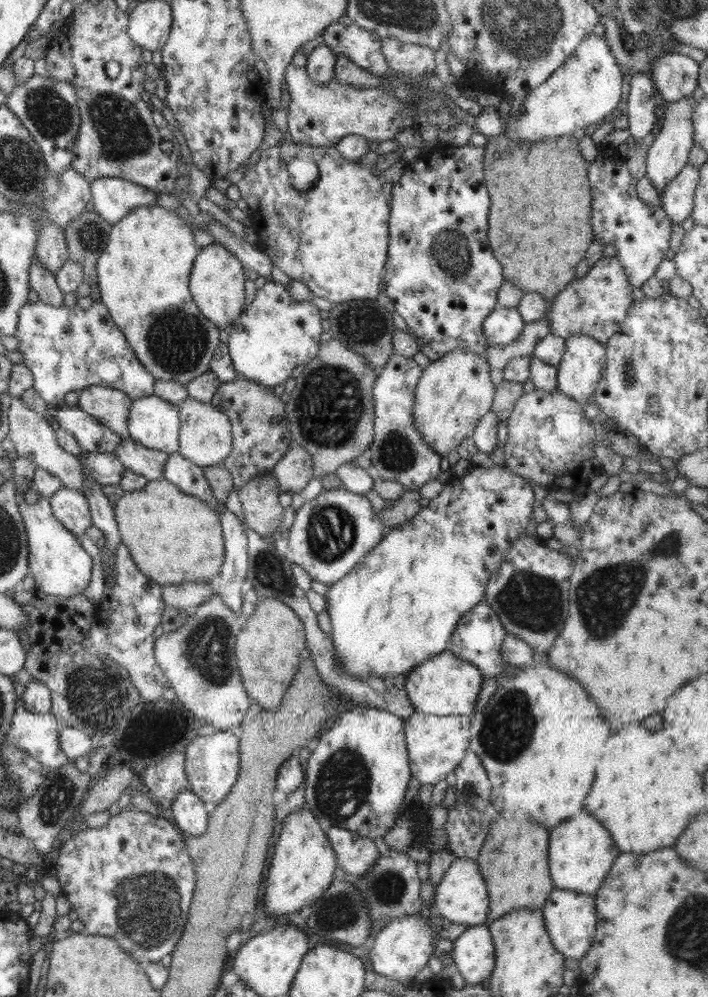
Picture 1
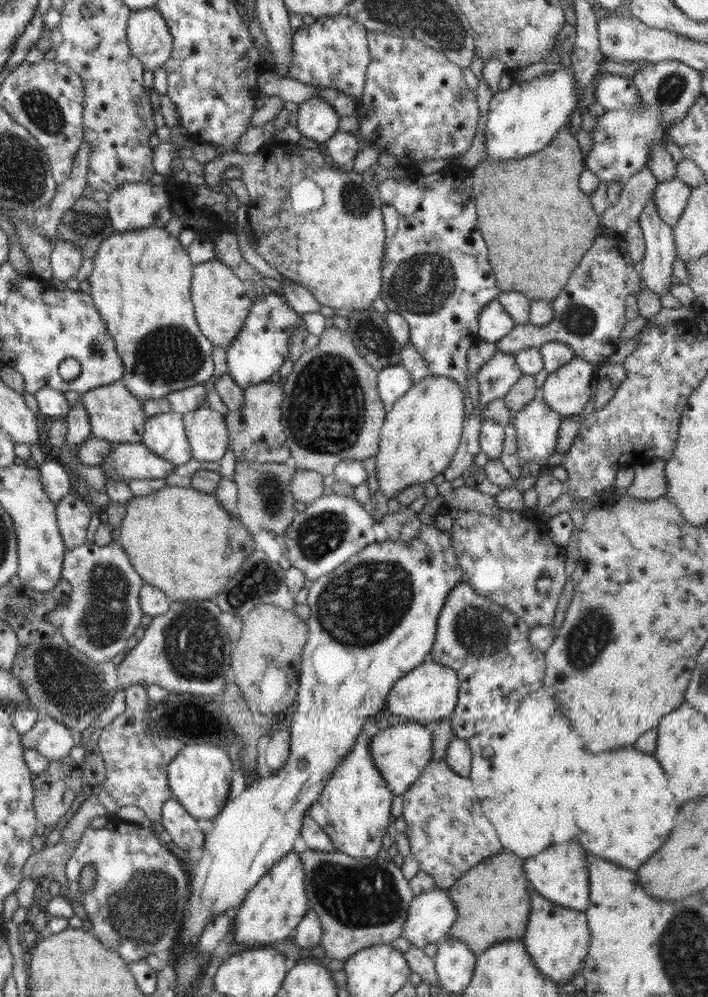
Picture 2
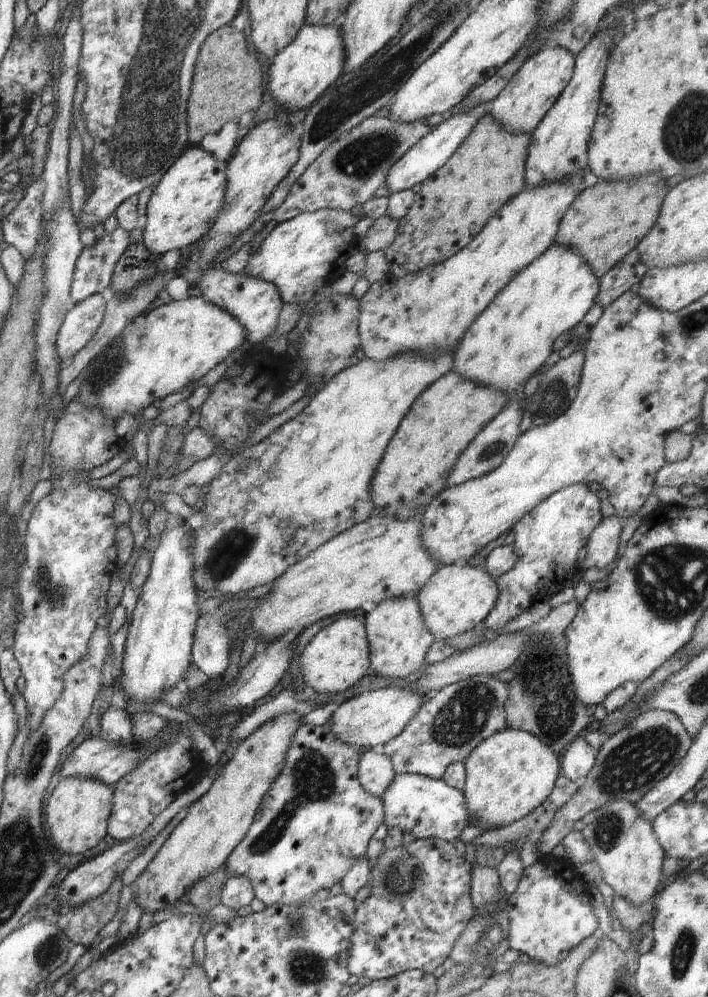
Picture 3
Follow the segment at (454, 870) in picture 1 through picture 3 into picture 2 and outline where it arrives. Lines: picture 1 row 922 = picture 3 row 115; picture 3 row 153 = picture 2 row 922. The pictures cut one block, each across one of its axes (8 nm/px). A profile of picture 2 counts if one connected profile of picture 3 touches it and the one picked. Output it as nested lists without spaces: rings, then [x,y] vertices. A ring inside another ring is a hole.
[[[446,889],[423,892],[410,902],[401,936],[423,949],[426,944],[444,940],[456,918],[458,911]]]

